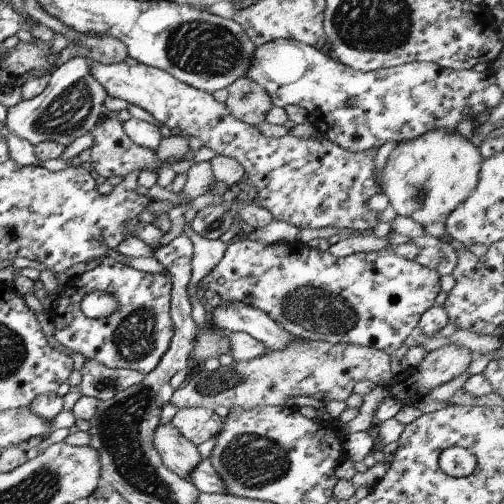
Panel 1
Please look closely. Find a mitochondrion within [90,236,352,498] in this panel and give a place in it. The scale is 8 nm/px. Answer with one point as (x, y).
(252, 461)

